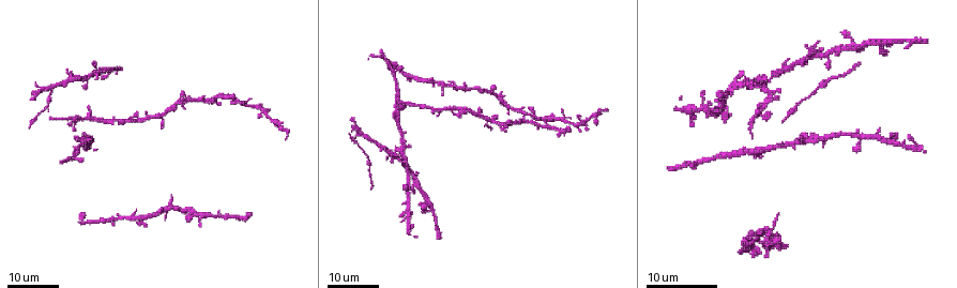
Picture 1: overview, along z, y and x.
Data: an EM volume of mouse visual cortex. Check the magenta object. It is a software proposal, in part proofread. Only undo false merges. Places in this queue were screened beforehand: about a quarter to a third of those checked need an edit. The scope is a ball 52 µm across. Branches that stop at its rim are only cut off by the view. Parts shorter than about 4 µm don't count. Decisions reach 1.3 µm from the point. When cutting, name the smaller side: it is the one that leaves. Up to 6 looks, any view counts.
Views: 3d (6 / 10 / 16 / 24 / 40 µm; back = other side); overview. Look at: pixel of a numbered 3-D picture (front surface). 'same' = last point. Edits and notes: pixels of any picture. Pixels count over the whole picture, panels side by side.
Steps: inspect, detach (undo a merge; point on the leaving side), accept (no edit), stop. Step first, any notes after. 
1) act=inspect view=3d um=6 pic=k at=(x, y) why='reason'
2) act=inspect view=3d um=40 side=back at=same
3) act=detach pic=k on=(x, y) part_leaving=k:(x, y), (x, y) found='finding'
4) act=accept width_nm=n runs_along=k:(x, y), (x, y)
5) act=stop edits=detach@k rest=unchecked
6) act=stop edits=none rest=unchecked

act=inspect view=3d um=16 pic=1 at=(815, 137)

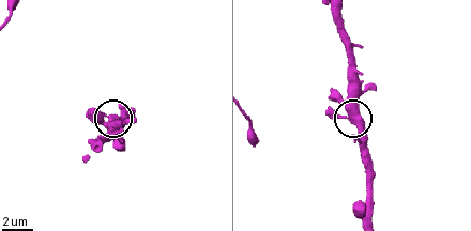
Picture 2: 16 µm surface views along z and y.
act=inspect view=3d um=10 pic=2 at=(107, 115)

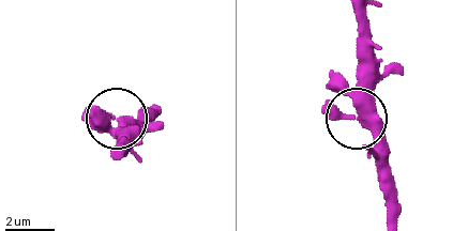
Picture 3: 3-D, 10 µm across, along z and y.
act=inspect view=3d um=10 side=back pic=3 at=(120, 119)

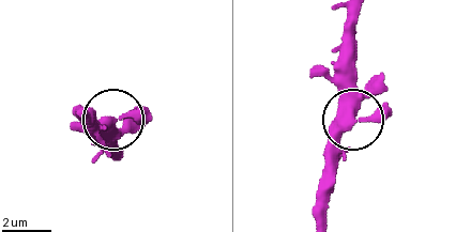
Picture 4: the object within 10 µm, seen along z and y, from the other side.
act=accept width_nm=590 runs_along=4:(355, 21), (351, 120), (342, 138), (350, 150) found='one cell here'

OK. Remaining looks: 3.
act=inspect view=3d um=24 pic=1 at=(395, 112)

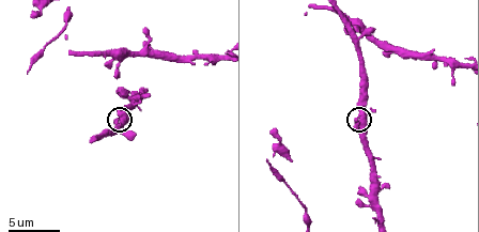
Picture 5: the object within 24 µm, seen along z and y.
act=inspect view=3d um=6 pic=5 at=(355, 121)

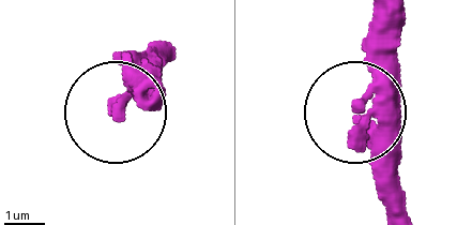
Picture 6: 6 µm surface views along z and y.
act=accept width_nm=280 found='one cell here'

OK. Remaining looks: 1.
act=stop edits=none rest=unchecked

